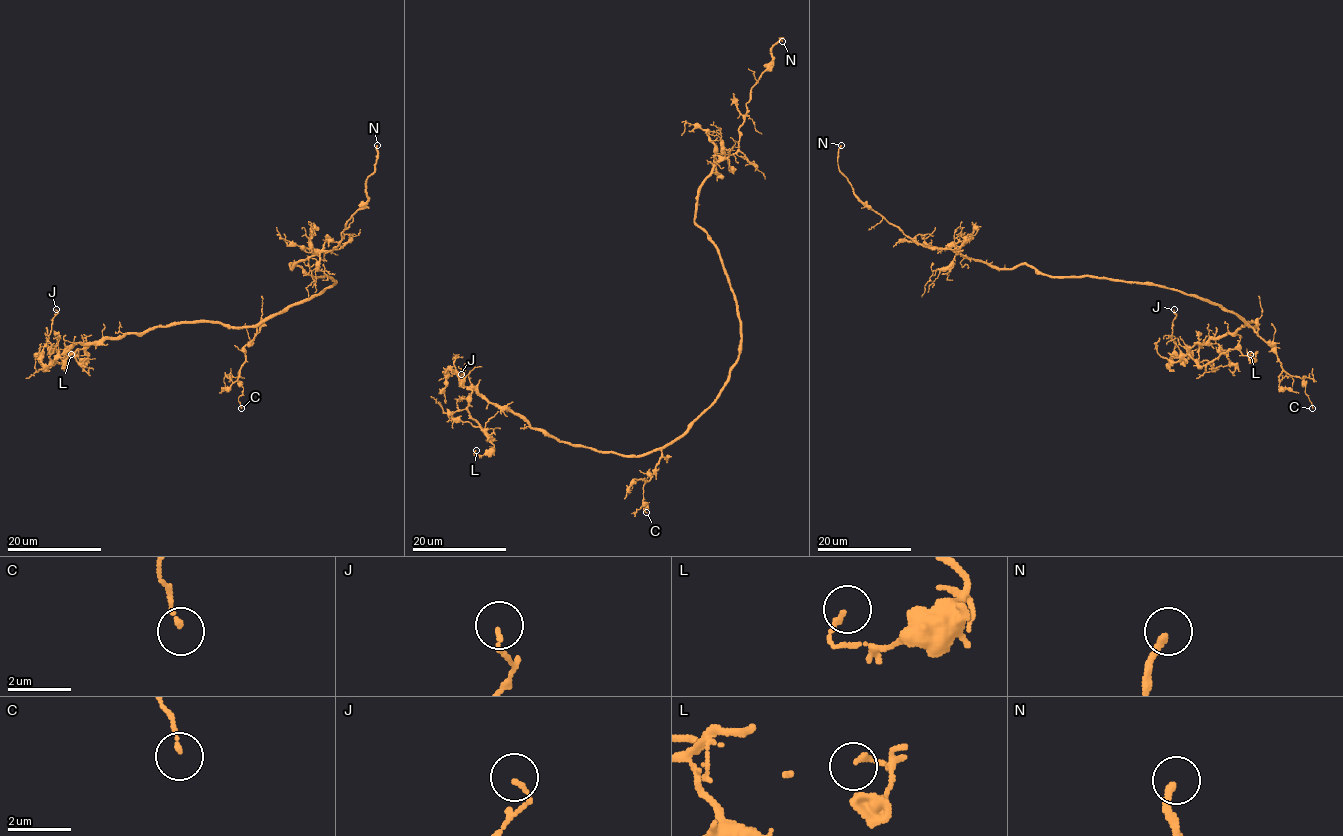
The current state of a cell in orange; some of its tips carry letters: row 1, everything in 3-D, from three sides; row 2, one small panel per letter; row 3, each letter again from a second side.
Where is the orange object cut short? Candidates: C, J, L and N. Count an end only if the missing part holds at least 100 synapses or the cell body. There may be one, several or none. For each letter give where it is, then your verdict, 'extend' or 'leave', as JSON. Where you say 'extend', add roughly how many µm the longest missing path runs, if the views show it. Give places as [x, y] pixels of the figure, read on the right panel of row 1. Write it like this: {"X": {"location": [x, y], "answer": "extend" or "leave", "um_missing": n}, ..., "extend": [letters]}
{"C": {"location": [1312, 408], "answer": "leave"}, "J": {"location": [1174, 309], "answer": "leave"}, "L": {"location": [1250, 354], "answer": "leave"}, "N": {"location": [841, 145], "answer": "extend", "um_missing": 25}, "extend": ["N"]}

